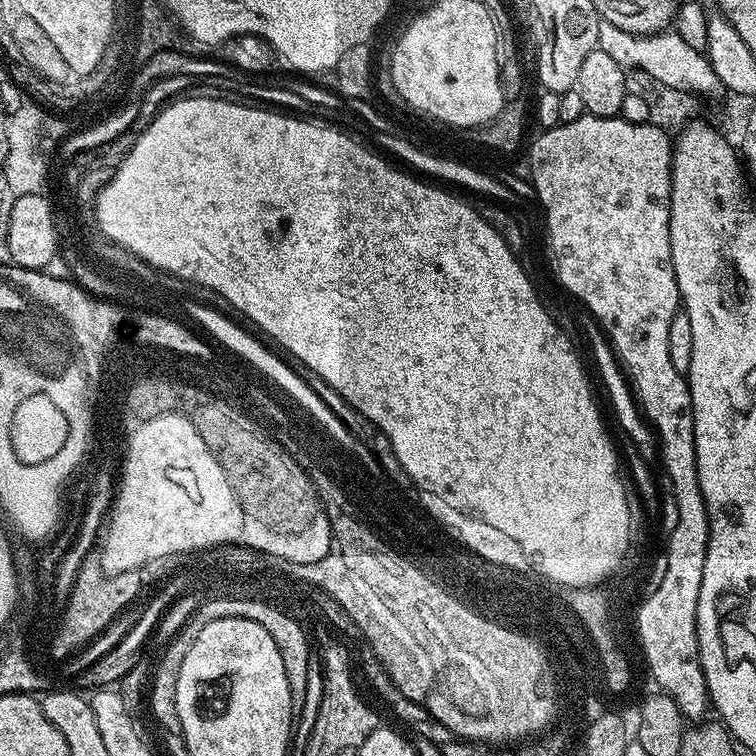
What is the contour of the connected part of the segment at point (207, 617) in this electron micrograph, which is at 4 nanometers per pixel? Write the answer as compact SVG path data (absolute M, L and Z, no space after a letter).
M222 600L208 604L208 607L200 610L197 619L192 620L192 624L185 628L184 635L180 635L180 640L176 640L172 645L163 667L160 667L159 672L154 675L159 680L178 680L182 662L186 658L186 654L190 654L190 646L194 646L194 638L198 638L198 634L202 634L202 630L206 630L206 626L210 622L218 622L218 618L246 618L250 622L258 622L258 626L262 626L262 630L266 630L266 634L270 634L270 638L274 638L274 642L282 654L282 666L286 666L286 678L290 682L292 730L297 741L300 739L300 742L306 742L312 733L312 726L309 717L304 717L304 714L309 711L309 706L303 702L304 682L307 675L307 648L304 636L300 636L300 628L296 628L296 624L292 624L292 620L288 620L288 616L280 616L280 612L272 612L272 608L264 608L264 604L244 604L236 600Z

